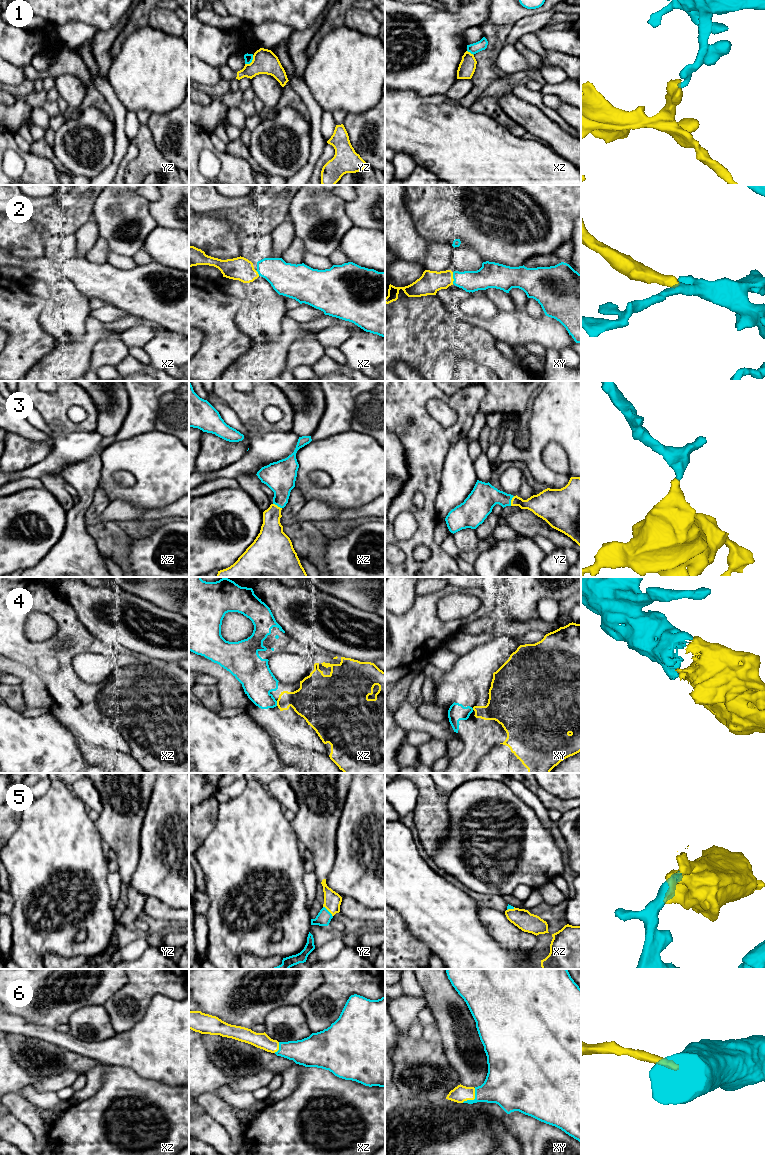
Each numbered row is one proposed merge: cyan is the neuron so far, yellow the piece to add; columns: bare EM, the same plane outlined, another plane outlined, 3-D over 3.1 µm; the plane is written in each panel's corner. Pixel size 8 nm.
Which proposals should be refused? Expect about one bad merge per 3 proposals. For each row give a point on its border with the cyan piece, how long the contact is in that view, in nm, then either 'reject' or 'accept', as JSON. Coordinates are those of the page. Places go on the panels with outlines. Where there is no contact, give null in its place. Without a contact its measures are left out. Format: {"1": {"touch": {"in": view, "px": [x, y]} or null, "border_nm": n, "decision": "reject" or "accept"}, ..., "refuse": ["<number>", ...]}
{"1": {"touch": {"in": "yz", "px": [251, 61]}, "border_nm": 100, "decision": "reject"}, "2": {"touch": {"in": "xy", "px": [453, 278]}, "border_nm": 100, "decision": "accept"}, "3": {"touch": {"in": "yz", "px": [510, 501]}, "border_nm": 90, "decision": "accept"}, "4": {"touch": {"in": "xz", "px": [276, 703]}, "border_nm": 40, "decision": "accept"}, "5": {"touch": {"in": "yz", "px": [328, 911]}, "border_nm": 120, "decision": "accept"}, "6": {"touch": {"in": "xy", "px": [474, 1099]}, "border_nm": 160, "decision": "accept"}, "refuse": ["1"]}

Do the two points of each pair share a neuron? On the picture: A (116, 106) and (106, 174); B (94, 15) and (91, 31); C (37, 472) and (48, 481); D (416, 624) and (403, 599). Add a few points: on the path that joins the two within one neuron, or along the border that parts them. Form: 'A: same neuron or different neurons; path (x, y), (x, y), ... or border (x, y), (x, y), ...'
A: same neuron; path (119, 123), (118, 157)
B: different neurons; border (69, 20), (82, 21), (94, 25), (99, 30)
C: different neurons; border (59, 474), (43, 474), (39, 478)
D: different neurons; border (416, 596), (407, 611), (395, 615)

